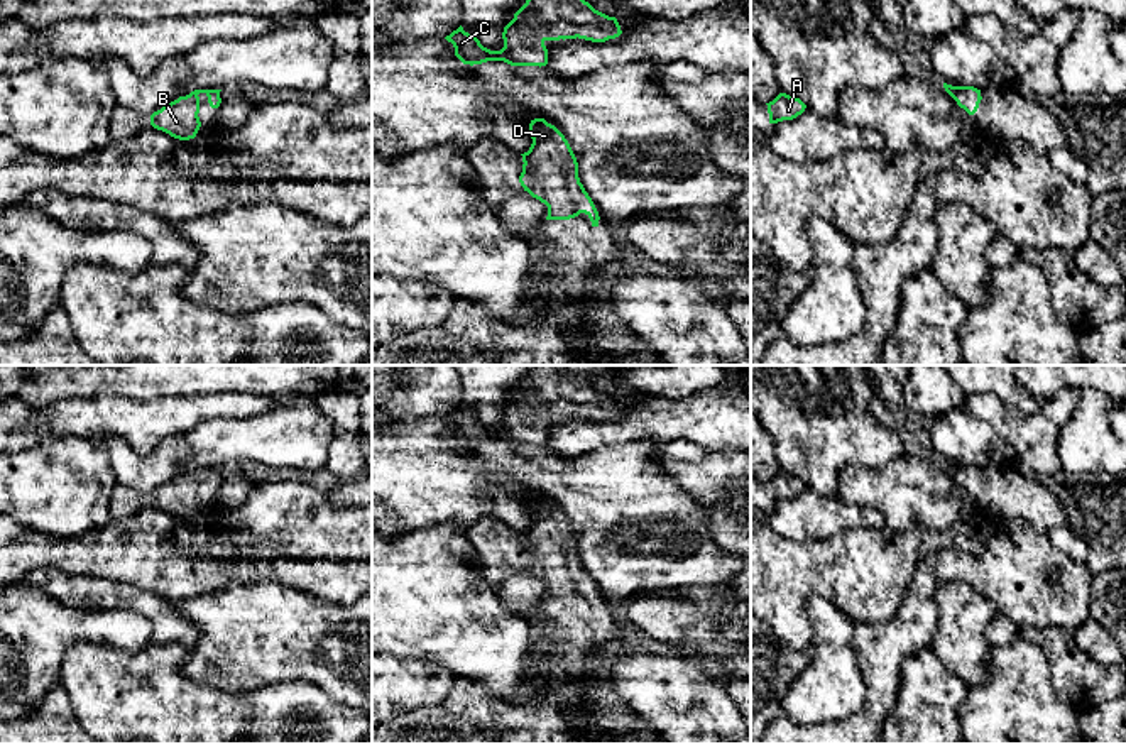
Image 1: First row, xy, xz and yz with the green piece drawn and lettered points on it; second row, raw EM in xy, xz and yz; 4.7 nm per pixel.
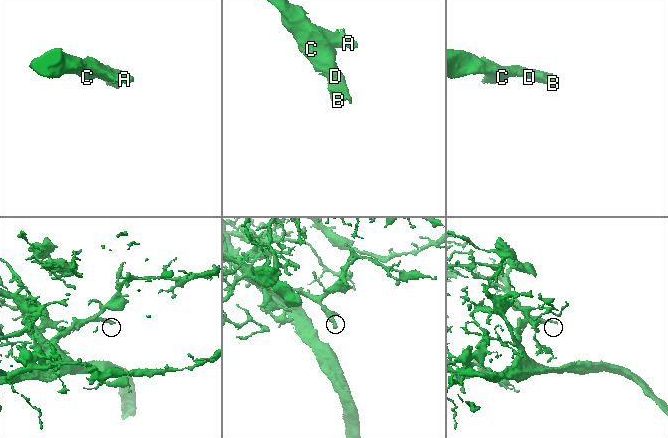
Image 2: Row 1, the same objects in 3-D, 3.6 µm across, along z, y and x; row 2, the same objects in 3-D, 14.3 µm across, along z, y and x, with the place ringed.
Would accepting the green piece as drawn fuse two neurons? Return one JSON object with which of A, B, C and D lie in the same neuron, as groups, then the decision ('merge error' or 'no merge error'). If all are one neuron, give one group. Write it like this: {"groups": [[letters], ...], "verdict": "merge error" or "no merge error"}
{"groups": [["A", "B", "C", "D"]], "verdict": "no merge error"}

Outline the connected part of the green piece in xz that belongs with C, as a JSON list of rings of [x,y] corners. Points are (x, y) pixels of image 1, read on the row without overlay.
[[[538,365],[533,369],[526,382],[514,392],[514,397],[504,406],[504,426],[500,429],[484,426],[480,419],[473,413],[465,411],[462,404],[445,418],[453,423],[455,435],[463,443],[473,445],[487,440],[504,440],[511,445],[541,446],[548,443],[546,419],[578,416],[592,421],[605,421],[620,413],[622,409],[617,397],[595,389],[573,365],[565,365],[563,370],[558,370],[556,365]]]

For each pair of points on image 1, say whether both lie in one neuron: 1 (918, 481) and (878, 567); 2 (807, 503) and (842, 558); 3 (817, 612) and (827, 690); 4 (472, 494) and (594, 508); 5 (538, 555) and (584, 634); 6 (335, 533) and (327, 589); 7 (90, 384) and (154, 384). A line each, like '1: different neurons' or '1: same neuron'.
1: different neurons
2: different neurons
3: same neuron
4: same neuron
5: same neuron
6: different neurons
7: same neuron

